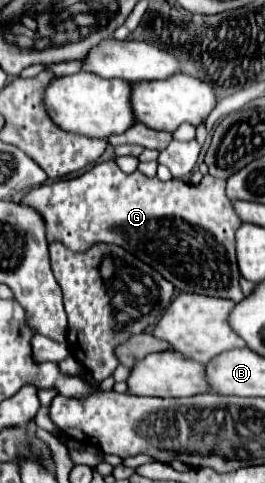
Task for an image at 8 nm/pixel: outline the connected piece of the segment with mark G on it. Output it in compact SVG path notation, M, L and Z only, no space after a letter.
M115 160L95 164L81 176L55 180L51 184L37 186L21 200L33 206L45 220L47 240L63 242L71 250L87 250L95 242L113 242L127 252L141 258L145 264L153 266L163 278L167 278L175 288L183 292L229 298L241 302L245 296L239 286L239 266L235 256L235 232L243 224L233 210L233 202L225 194L225 180L207 174L199 184L185 184L183 180L161 182L157 178L147 178L139 170L133 174L121 172Z

